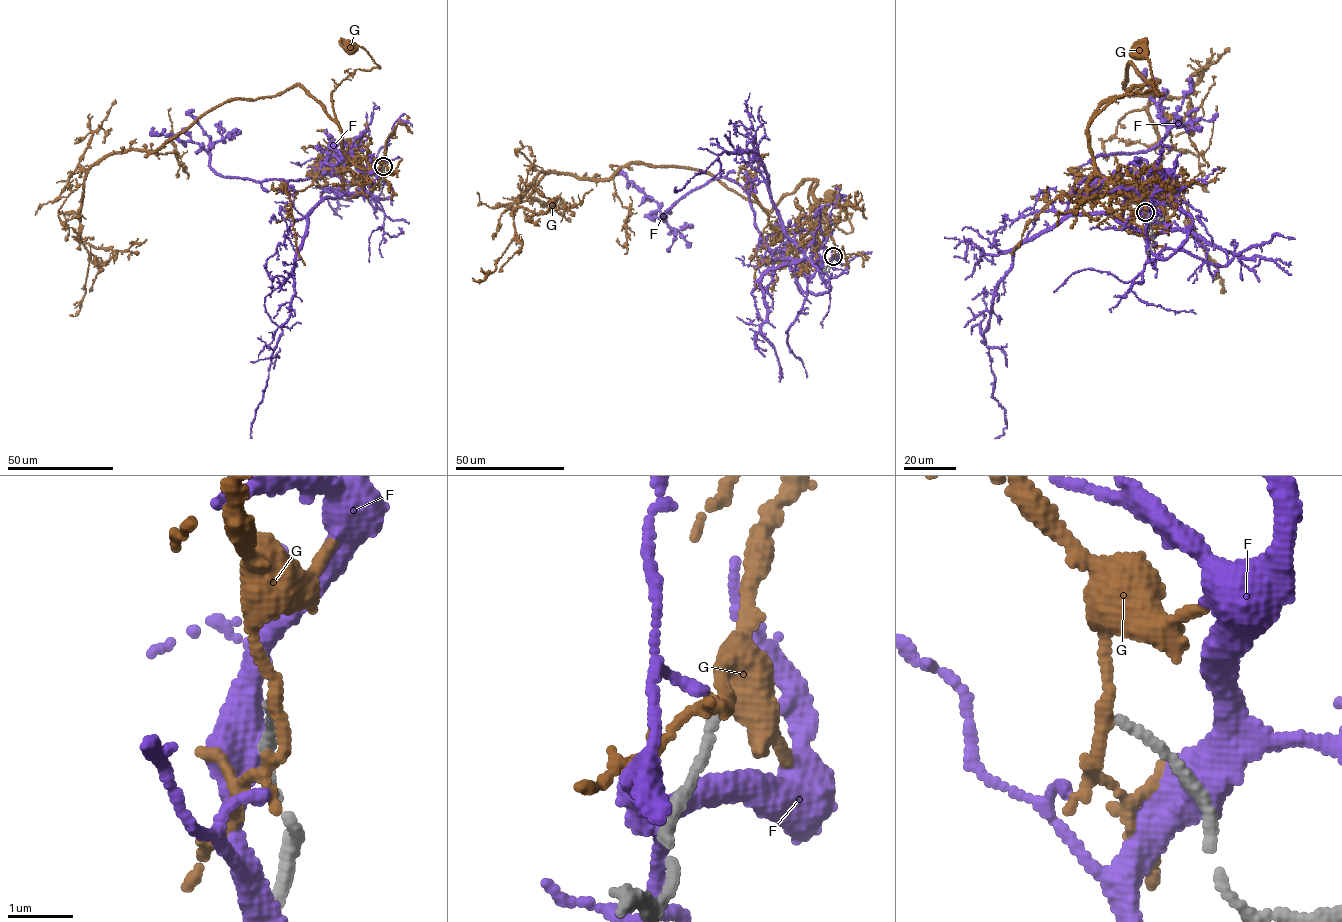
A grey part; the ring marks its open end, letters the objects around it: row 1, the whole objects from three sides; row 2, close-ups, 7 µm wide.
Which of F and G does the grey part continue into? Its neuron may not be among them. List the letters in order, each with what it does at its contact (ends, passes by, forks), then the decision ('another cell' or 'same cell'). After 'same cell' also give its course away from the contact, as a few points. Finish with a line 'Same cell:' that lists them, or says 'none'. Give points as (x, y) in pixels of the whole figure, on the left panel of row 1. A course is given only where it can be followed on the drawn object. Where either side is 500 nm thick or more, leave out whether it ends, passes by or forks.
F: another cell
G: it passes by; another cell
Same cell: none

